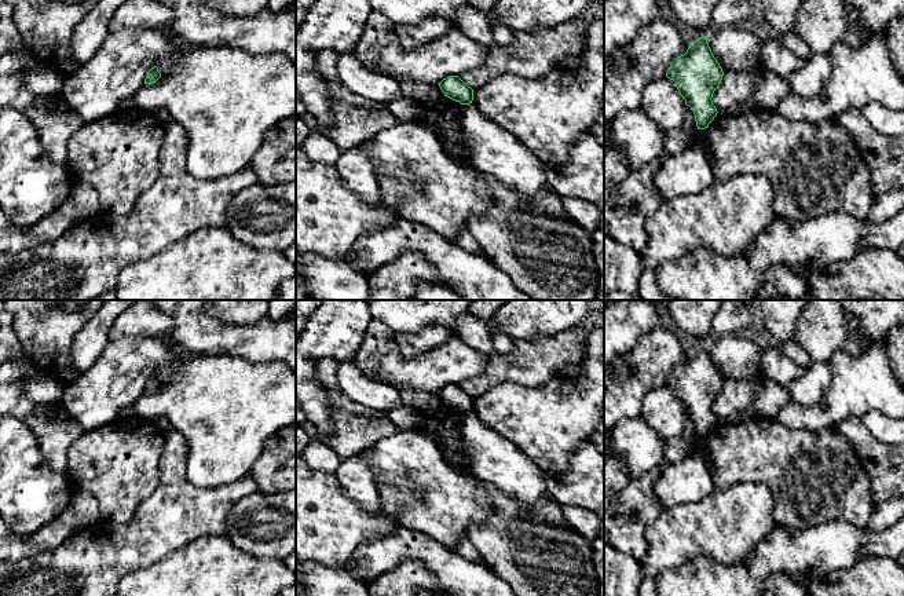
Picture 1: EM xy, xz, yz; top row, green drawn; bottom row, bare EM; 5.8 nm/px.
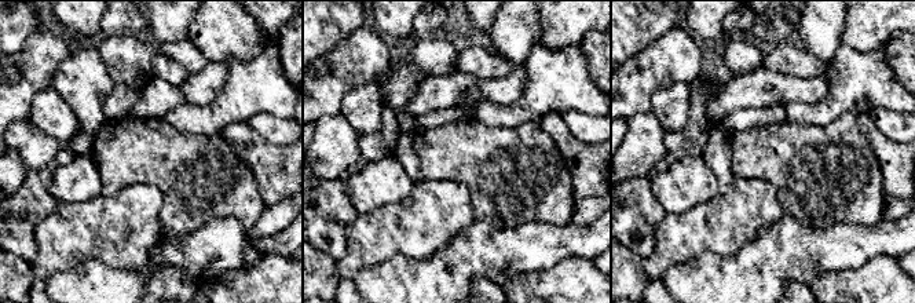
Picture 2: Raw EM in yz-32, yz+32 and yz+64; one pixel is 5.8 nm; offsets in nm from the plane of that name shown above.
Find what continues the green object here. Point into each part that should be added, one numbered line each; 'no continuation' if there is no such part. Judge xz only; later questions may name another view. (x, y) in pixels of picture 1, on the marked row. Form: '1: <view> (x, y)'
no continuation

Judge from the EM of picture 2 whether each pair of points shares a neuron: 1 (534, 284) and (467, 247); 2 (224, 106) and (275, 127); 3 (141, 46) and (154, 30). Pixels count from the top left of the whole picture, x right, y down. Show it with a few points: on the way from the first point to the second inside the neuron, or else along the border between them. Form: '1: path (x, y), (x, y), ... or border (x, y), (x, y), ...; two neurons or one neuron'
1: border (549, 267), (515, 274), (502, 285); two neurons
2: border (285, 117), (256, 113), (249, 120); two neurons
3: border (145, 36), (160, 43), (179, 42); two neurons

